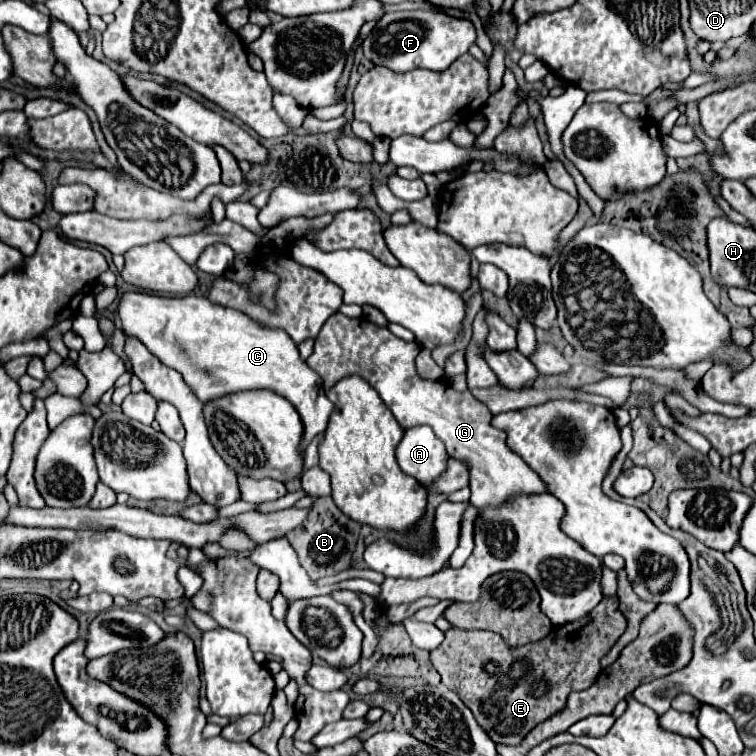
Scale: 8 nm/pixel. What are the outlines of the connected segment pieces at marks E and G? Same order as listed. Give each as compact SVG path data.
M604 595L598 607L580 620L553 626L550 633L522 647L508 647L498 633L492 631L464 631L450 627L444 631L444 641L430 651L430 661L434 669L440 673L442 683L456 691L464 705L474 713L478 725L488 733L490 739L504 745L516 745L524 735L544 719L552 717L556 711L564 709L564 703L572 691L588 689L598 673L600 673L600 657L608 653L608 649L616 643L616 639L626 629L626 617L618 607L618 597Z
M334 313L316 337L308 367L322 377L326 389L346 375L360 375L376 389L402 429L430 425L436 437L446 445L446 453L466 463L470 475L468 487L472 493L470 503L474 507L498 507L514 493L546 493L538 475L516 453L508 451L506 435L500 429L492 429L492 413L484 403L480 403L470 391L454 391L444 379L428 381L416 375L414 359L418 353L418 343L406 343L394 337L386 327Z

